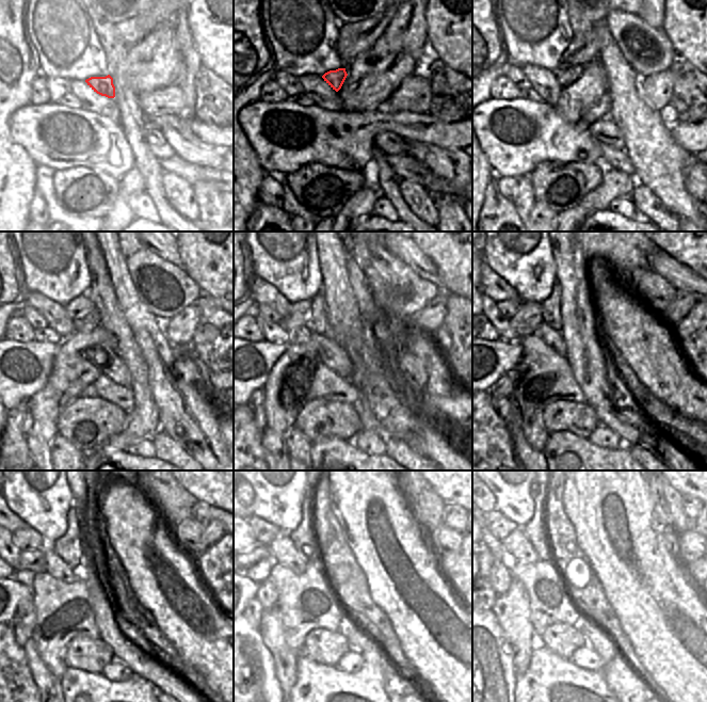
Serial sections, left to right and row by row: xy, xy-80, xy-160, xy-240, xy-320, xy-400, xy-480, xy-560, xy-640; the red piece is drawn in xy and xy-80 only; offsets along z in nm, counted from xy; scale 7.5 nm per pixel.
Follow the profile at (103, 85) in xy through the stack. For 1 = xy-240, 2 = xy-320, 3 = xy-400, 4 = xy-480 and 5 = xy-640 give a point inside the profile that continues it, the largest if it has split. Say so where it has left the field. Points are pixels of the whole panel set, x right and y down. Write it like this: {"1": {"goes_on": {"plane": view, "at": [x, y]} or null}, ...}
{"1": {"goes_on": {"plane": "xy-240", "at": [92, 320]}}, "2": {"goes_on": {"plane": "xy-320", "at": [317, 323]}}, "3": {"goes_on": {"plane": "xy-400", "at": [551, 306]}}, "4": {"goes_on": {"plane": "xy-480", "at": [69, 546]}}, "5": {"goes_on": {"plane": "xy-640", "at": [536, 530]}}}

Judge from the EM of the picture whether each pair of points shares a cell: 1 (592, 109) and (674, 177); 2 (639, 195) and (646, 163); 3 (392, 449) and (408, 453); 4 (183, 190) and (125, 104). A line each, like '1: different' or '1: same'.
1: different
2: different
3: same
4: different

